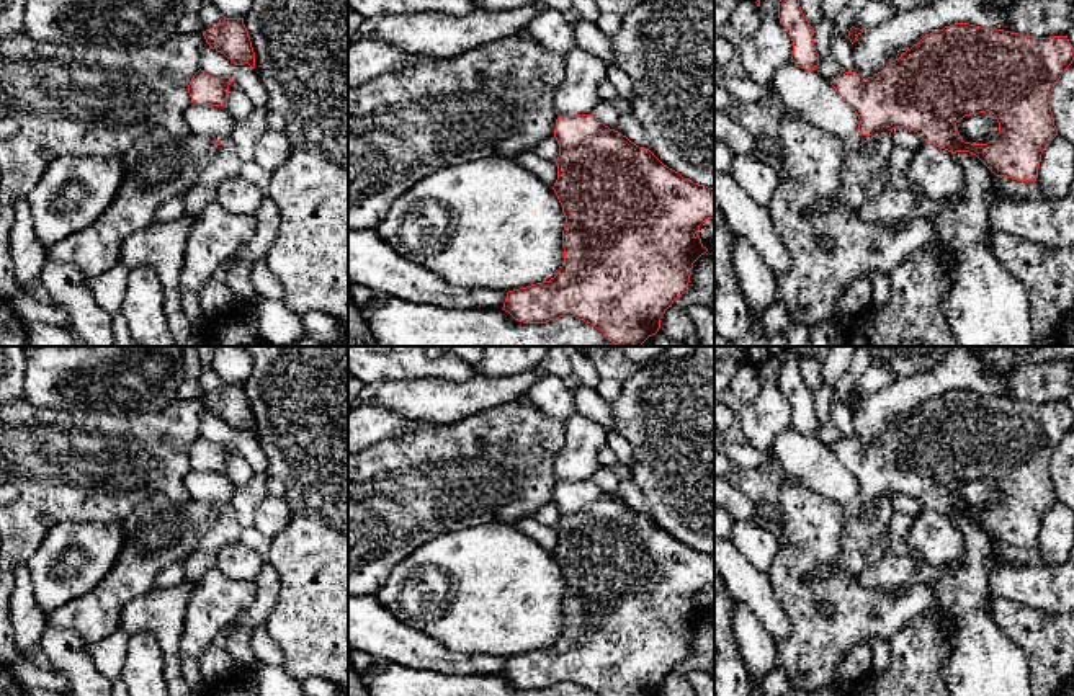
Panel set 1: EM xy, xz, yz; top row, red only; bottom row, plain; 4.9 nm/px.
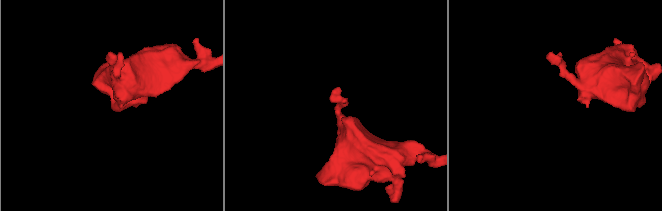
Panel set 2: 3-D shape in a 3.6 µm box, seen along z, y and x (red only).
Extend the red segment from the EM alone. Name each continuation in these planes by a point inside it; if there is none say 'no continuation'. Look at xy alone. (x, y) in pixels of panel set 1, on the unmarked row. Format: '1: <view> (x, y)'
1: xy (157, 533)

